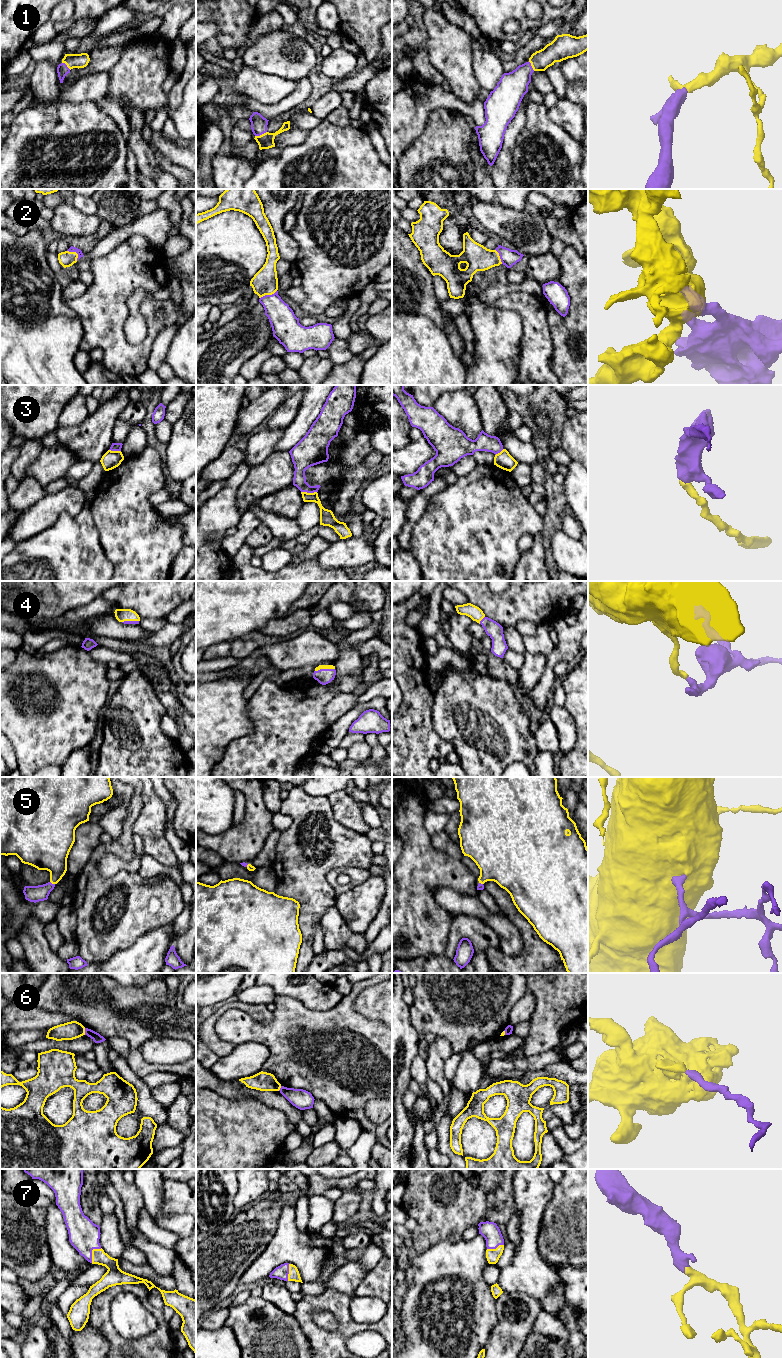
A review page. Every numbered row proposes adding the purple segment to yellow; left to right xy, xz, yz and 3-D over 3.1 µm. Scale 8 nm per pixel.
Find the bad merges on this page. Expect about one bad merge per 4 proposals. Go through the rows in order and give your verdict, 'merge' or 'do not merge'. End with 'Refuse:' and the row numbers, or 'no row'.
1: merge
2: merge
3: do not merge
4: merge
5: merge
6: do not merge
7: merge
Refuse: 3, 6

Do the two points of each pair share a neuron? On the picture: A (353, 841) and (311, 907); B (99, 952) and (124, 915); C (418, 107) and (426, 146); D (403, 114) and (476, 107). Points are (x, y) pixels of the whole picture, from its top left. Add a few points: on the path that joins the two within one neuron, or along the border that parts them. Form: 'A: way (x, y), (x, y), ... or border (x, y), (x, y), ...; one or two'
A: way (336, 854), (312, 878), (312, 890); one
B: way (101, 943), (118, 924); one
C: border (436, 110), (430, 113), (424, 130), (407, 147); two
D: way (421, 105), (425, 102), (452, 102), (458, 105); one

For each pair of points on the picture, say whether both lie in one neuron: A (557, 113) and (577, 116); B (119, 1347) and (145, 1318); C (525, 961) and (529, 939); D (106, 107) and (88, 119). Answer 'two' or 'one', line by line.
A: one
B: two
C: one
D: two

